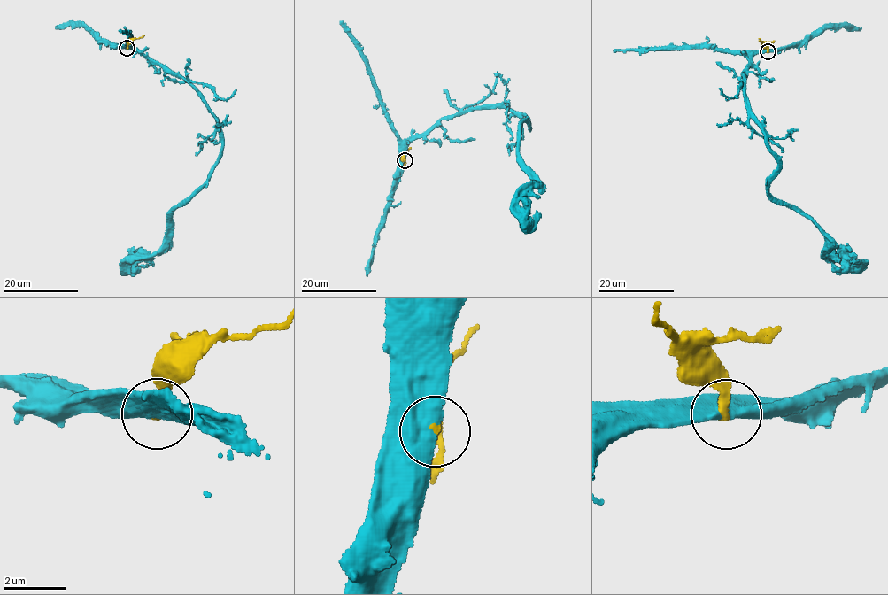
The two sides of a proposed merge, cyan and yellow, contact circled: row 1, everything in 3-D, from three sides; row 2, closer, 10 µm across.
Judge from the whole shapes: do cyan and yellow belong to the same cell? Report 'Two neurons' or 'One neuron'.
Two neurons

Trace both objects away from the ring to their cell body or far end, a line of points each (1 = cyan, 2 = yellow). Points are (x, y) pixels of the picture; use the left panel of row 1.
1: (127, 47), (189, 84), (215, 118), (221, 140), (205, 182), (169, 215), (164, 243), (128, 261), (148, 265)
2: (127, 47), (135, 38), (143, 35)

